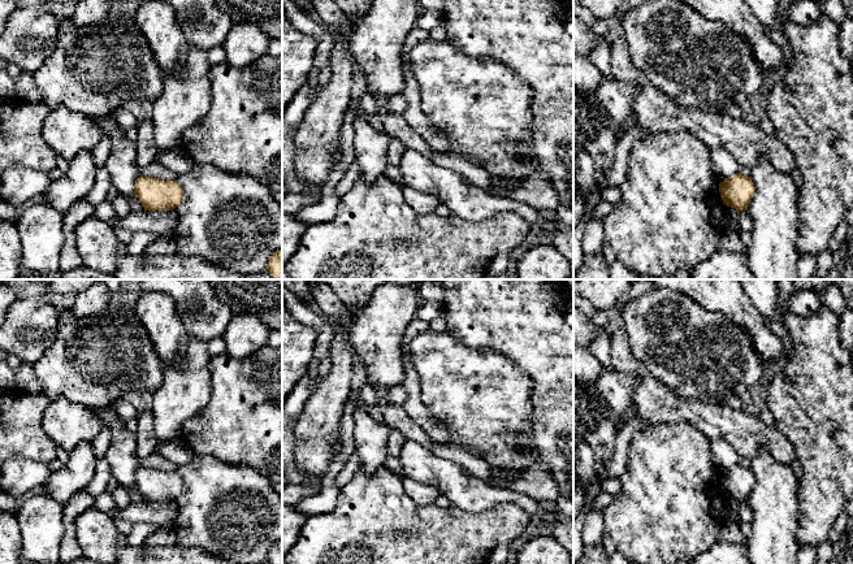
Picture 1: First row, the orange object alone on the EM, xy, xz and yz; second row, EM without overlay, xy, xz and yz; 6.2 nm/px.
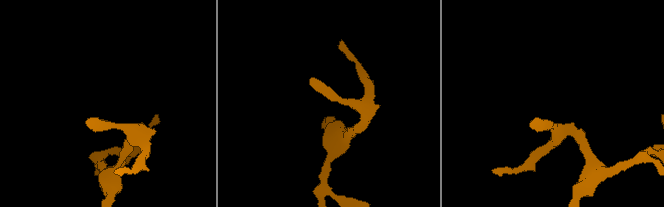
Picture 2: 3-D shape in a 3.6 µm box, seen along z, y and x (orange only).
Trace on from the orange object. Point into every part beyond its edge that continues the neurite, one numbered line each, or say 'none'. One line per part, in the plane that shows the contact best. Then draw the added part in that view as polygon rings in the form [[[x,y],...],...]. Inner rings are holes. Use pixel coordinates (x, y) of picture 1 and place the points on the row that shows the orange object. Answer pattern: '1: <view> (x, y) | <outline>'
none

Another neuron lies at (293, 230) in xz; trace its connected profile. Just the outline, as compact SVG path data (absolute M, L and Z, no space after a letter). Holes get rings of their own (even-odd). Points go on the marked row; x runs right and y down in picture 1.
M282 213L282 264L296 251L307 226L293 214Z

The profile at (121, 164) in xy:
M112 116L90 117L101 131L111 139L111 153L105 168L111 174L112 185L125 198L134 194L135 181L140 177L137 168L137 146L131 142L122 127Z

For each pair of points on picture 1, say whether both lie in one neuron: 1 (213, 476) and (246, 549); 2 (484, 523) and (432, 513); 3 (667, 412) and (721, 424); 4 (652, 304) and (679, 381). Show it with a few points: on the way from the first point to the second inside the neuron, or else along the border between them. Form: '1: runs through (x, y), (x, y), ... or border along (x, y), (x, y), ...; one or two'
1: runs through (216, 494), (238, 517), (243, 530); one
2: runs through (471, 523), (445, 521); one
3: runs through (680, 412), (696, 412), (708, 417); one
4: runs through (662, 324), (675, 337), (679, 361); one

